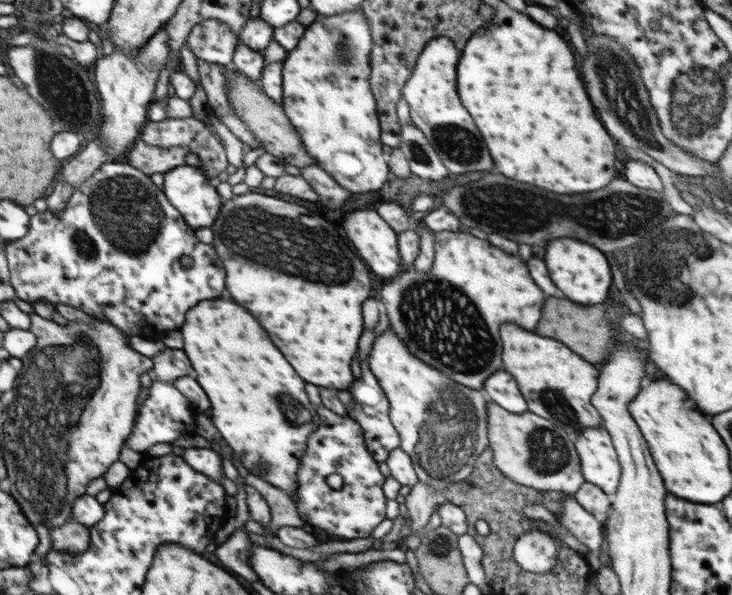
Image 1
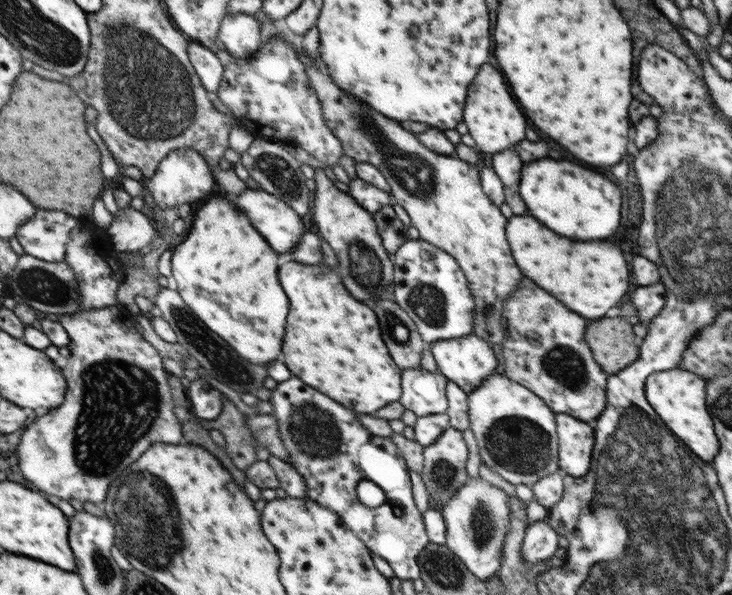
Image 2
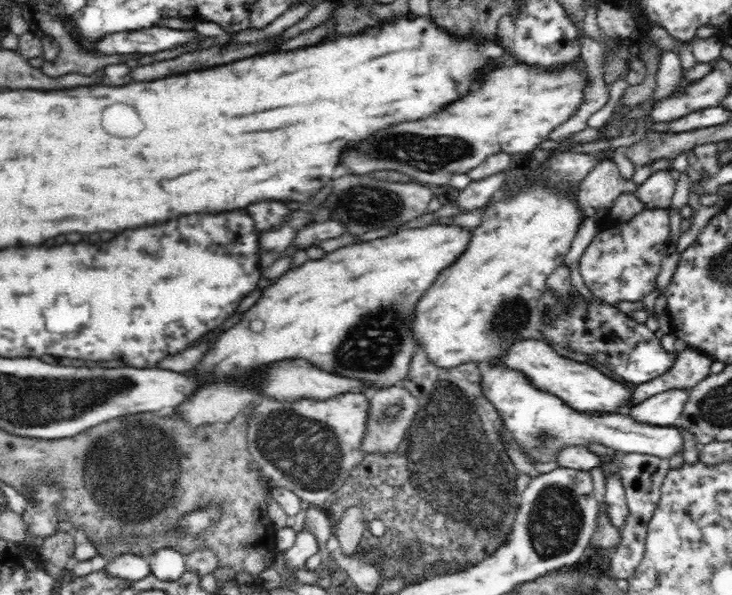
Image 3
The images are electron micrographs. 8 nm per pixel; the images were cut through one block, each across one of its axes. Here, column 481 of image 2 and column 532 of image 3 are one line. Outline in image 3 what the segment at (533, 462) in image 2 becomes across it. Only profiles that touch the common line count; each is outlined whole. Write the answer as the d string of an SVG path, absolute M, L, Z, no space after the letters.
M492 364L482 373L480 386L484 396L496 407L505 433L522 451L530 453L540 463L555 464L558 452L566 446L586 448L588 443L600 443L620 453L648 454L660 460L672 457L683 450L682 433L676 427L650 425L634 421L625 413L610 412L602 416L592 416L564 404L557 396L536 388L528 377L517 370Z

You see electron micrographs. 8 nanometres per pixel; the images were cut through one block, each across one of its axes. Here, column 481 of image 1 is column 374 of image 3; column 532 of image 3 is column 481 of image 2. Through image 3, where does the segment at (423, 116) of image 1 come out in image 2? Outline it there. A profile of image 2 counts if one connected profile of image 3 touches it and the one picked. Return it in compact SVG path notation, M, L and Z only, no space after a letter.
M484 63L483 66L484 68L479 68L474 82L468 88L464 122L470 128L469 133L476 141L476 150L493 155L526 138L526 116L520 112L516 100L512 98L504 82L504 76L488 63Z

